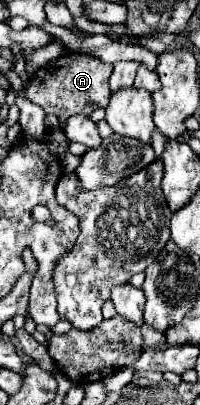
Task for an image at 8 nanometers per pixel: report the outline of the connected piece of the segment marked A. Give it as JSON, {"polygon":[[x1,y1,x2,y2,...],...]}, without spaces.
{"polygon":[[68,54,68,56,50,60,48,64,40,66,34,72,34,76,30,78,26,96,30,102,38,104,46,114,54,114,60,120,68,120,70,116,76,116,76,114,90,116,96,108,108,106,110,74,112,74,112,64,106,64,106,62,98,60,96,56]]}

